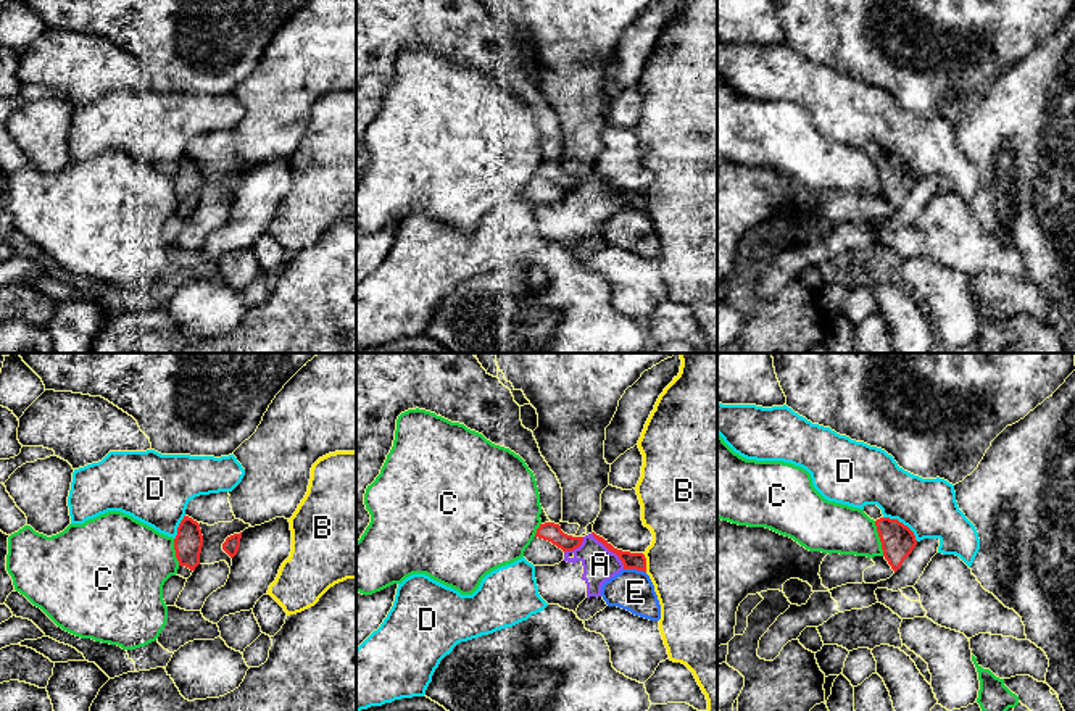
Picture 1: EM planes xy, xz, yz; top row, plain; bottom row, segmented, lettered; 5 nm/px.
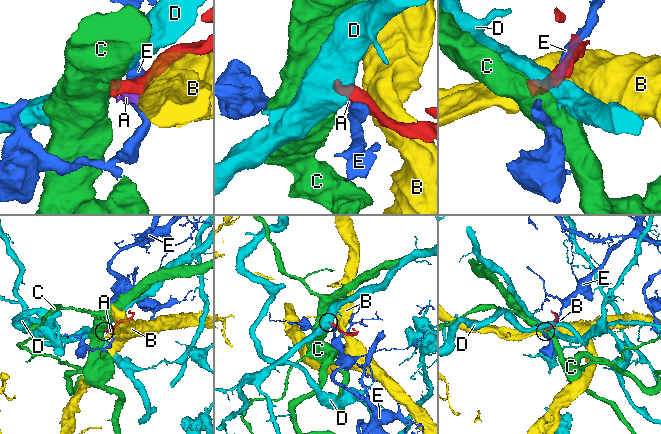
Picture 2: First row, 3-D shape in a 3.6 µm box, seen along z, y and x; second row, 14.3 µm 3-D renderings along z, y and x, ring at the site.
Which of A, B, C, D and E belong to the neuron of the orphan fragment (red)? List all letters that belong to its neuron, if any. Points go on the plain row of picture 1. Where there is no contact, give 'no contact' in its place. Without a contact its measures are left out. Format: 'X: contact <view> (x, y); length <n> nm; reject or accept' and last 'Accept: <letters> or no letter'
A: contact xz (610, 189); length 240 nm; reject
B: contact xz (645, 202); length 100 nm; reject
C: contact yz (880, 178); length 180 nm; reject
D: contact yz (901, 162); length 220 nm; reject
E: contact xz (635, 207); length 110 nm; reject
Accept: no letter

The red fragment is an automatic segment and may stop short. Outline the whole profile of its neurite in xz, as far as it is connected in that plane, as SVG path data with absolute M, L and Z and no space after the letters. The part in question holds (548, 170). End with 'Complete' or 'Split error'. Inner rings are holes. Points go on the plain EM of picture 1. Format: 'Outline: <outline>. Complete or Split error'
Outline: M356 0L356 181L371 161L364 132L393 85L396 58L416 47L464 63L519 94L535 114L550 158L535 176L564 192L582 184L583 176L561 169L562 127L533 71L522 64L521 45L479 0Z. Split error

